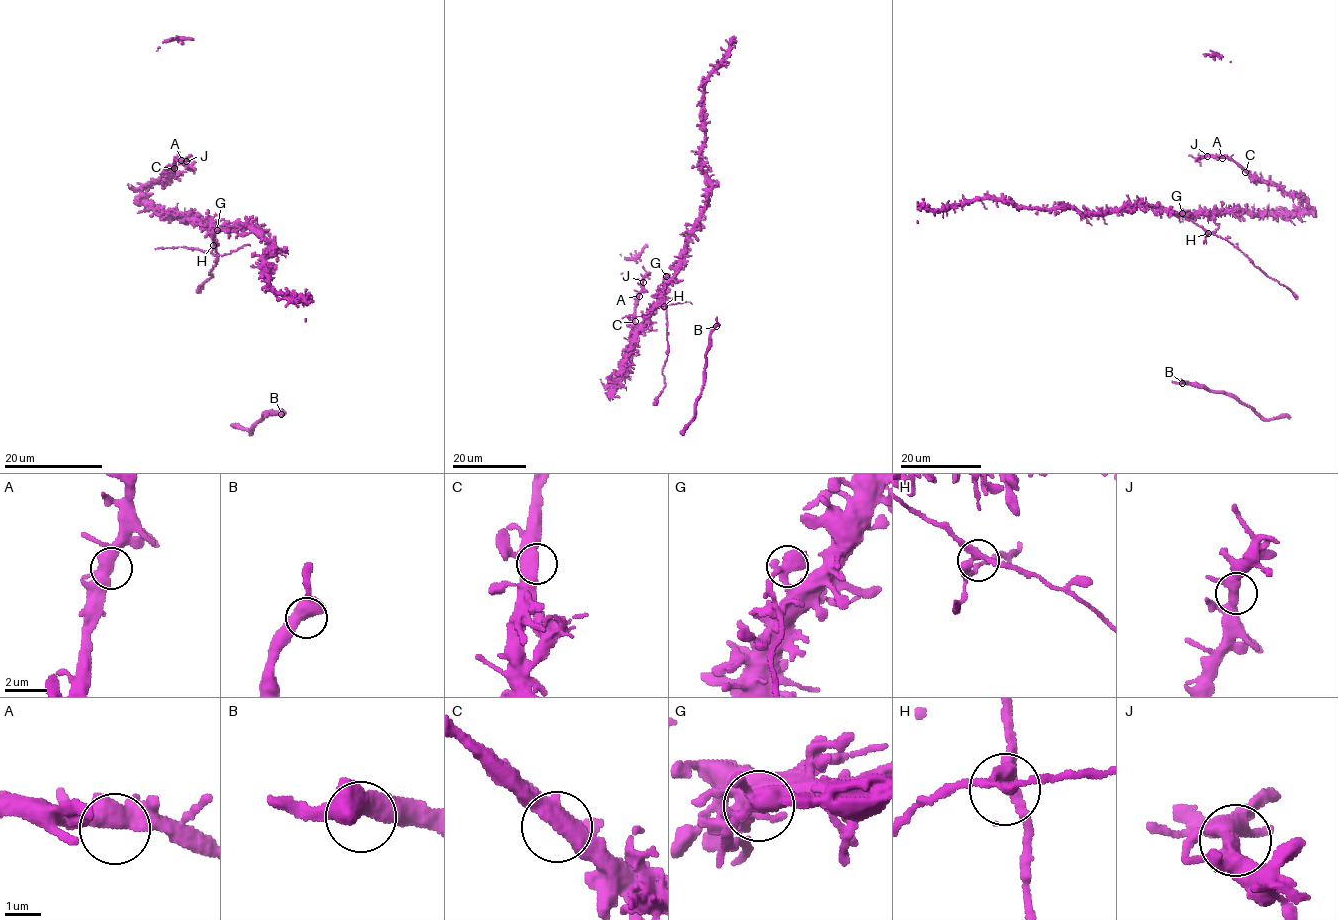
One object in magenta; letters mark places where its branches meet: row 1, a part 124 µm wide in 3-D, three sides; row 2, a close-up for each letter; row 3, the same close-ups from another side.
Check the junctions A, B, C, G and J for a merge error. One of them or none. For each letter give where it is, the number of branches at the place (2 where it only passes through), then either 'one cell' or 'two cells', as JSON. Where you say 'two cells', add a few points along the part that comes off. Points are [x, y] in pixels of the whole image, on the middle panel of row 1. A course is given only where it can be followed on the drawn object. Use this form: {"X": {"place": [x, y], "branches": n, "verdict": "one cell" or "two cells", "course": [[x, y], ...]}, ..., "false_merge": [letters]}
{"A": {"place": [639, 296], "branches": 3, "verdict": "one cell"}, "B": {"place": [716, 326], "branches": 3, "verdict": "one cell"}, "C": {"place": [635, 321], "branches": 3, "verdict": "one cell"}, "G": {"place": [666, 276], "branches": 3, "verdict": "two cells", "course": [[667, 276], [664, 303], [668, 347], [663, 369], [664, 386], [654, 405]]}, "J": {"place": [643, 282], "branches": 4, "verdict": "one cell"}, "false_merge": ["G"]}

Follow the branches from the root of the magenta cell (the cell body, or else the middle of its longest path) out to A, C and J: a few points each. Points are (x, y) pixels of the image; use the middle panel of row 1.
A: (664, 292), (663, 289), (650, 321), (638, 335), (622, 373), (612, 385), (629, 360), (632, 316), (639, 296)
C: (664, 292), (663, 289), (650, 321), (638, 335), (622, 373), (612, 385), (629, 360), (630, 331), (635, 321)
J: (664, 292), (663, 289), (650, 321), (638, 335), (622, 373), (612, 385), (629, 360), (632, 316), (643, 282)

